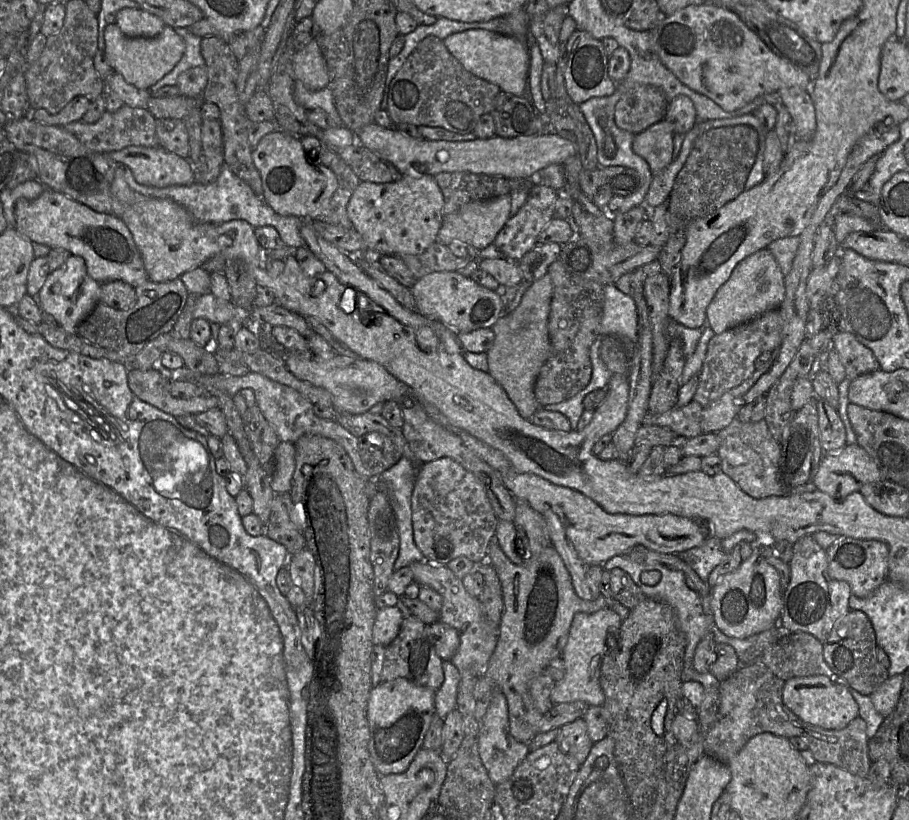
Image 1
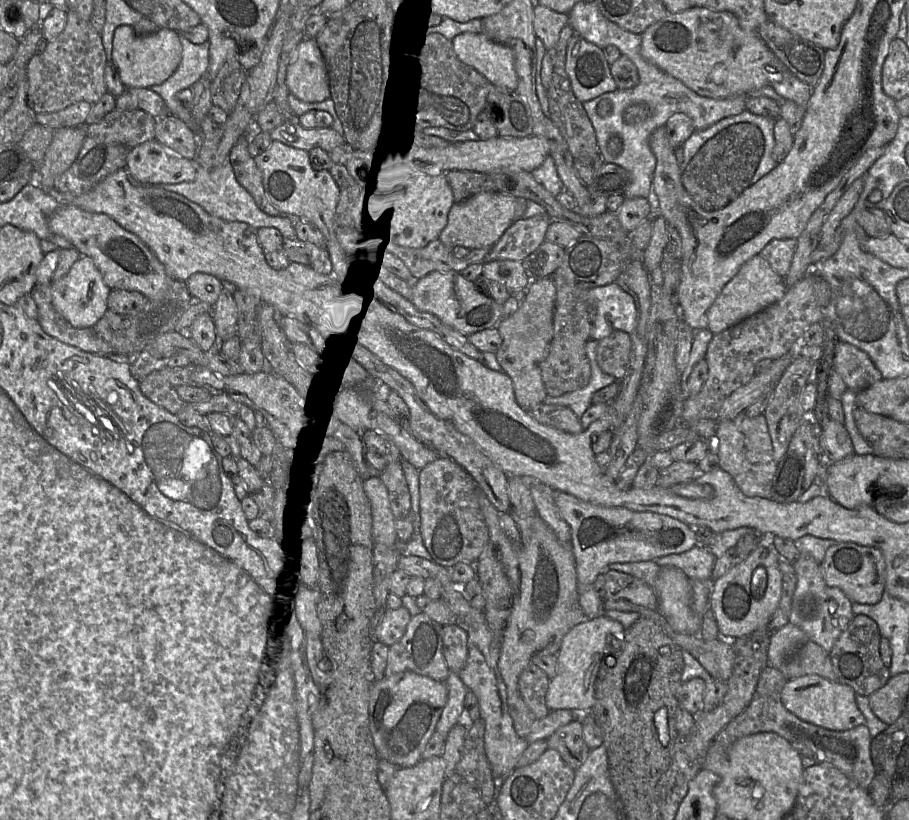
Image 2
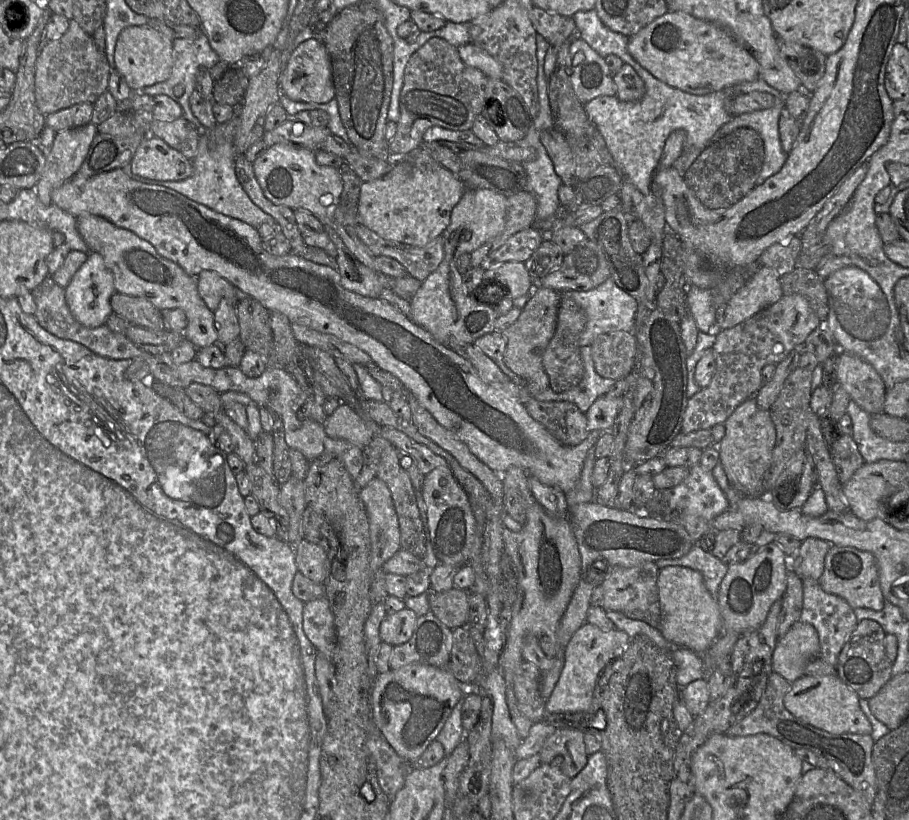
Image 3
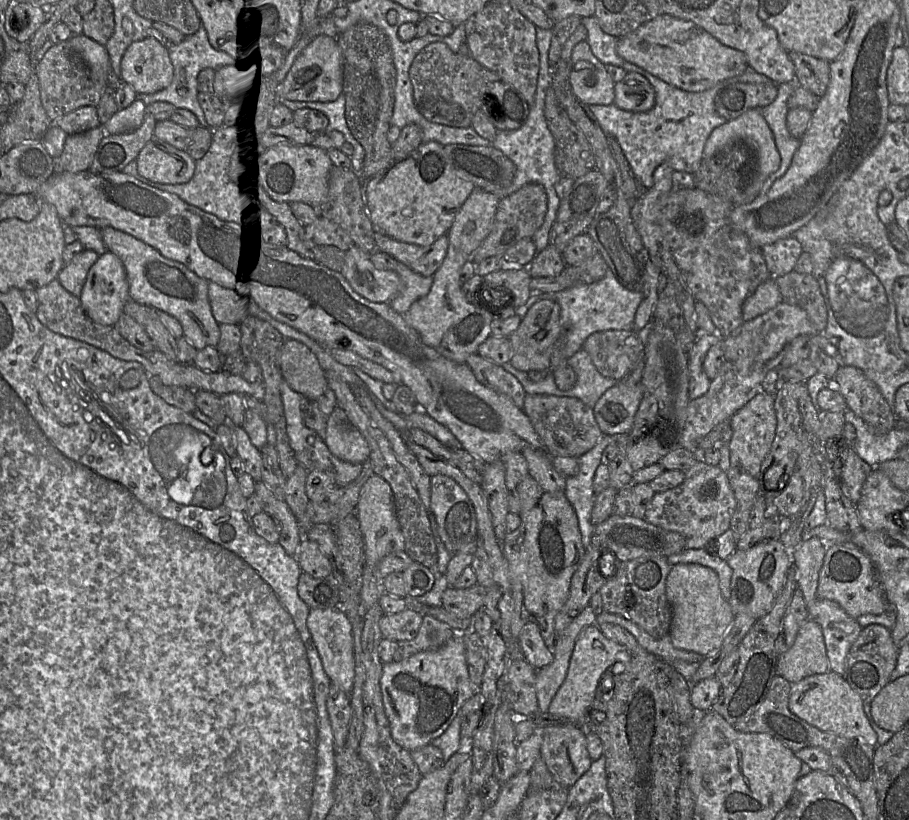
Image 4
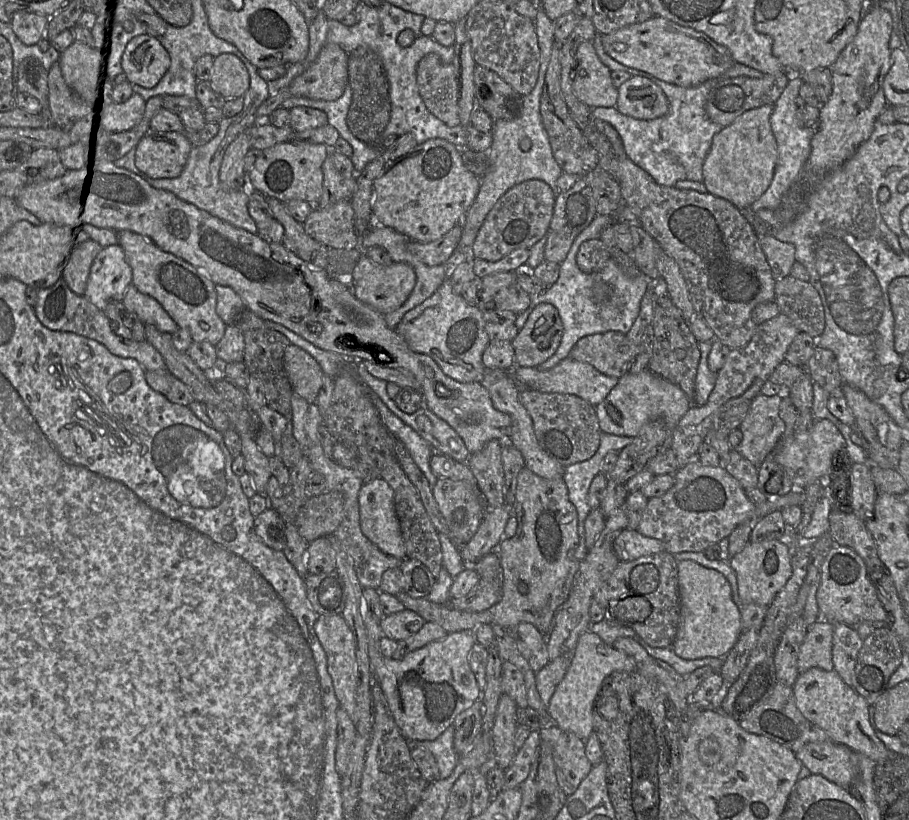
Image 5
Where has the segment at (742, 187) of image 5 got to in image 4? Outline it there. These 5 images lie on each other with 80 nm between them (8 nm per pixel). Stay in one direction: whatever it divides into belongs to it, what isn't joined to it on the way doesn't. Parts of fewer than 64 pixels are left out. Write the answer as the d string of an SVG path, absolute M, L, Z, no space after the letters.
M761 108L750 109L738 118L729 120L716 127L705 143L703 159L715 156L734 143L744 143L749 146L755 155L757 163L756 172L751 183L731 201L733 205L742 205L750 203L760 194L766 179L779 168L781 159L773 132L763 117Z

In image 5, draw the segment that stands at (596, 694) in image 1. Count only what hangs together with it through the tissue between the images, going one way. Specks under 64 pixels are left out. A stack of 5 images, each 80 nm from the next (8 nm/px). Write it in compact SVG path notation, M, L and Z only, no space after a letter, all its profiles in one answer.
M586 631L578 643L564 678L556 687L547 707L547 714L559 728L586 740L593 732L593 707L606 677L616 671L637 671L635 662L620 650L603 642L595 633Z

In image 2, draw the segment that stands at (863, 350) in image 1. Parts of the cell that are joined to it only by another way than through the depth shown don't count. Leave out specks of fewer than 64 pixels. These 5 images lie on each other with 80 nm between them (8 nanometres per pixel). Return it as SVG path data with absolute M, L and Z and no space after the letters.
M839 341L836 346L834 369L847 387L855 392L865 390L883 379L867 353L844 341Z

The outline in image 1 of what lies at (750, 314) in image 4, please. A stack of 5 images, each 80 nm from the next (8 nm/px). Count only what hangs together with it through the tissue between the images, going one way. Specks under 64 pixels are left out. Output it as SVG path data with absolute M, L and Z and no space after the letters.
M768 248L745 257L729 279L717 290L706 311L707 324L714 333L722 332L779 307L785 297L785 276Z

